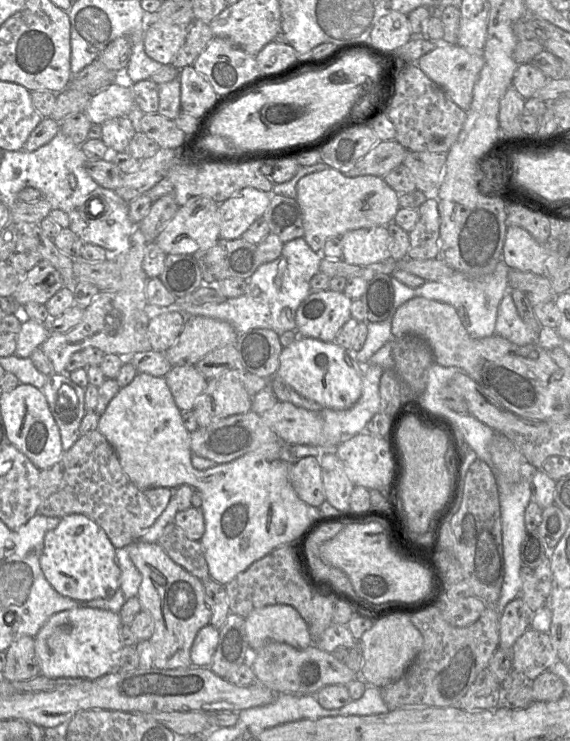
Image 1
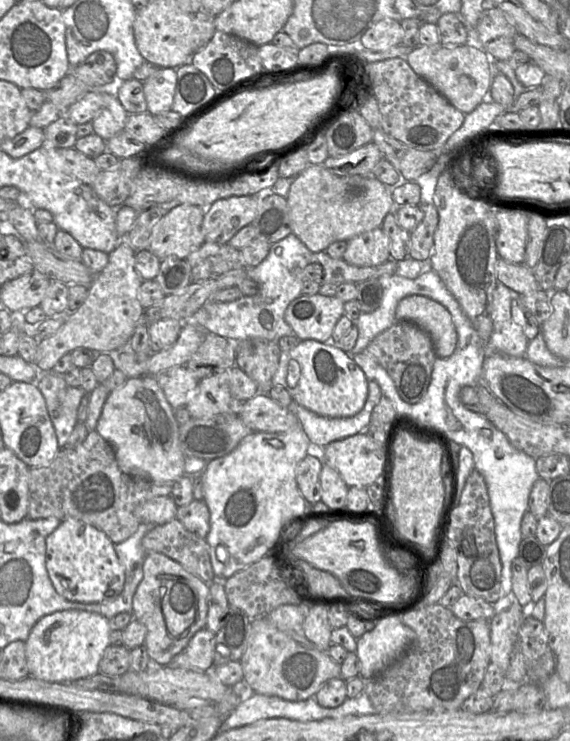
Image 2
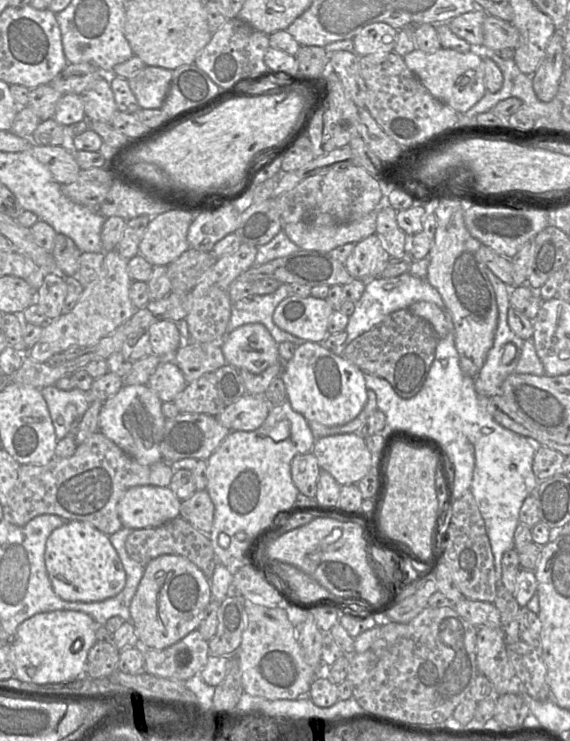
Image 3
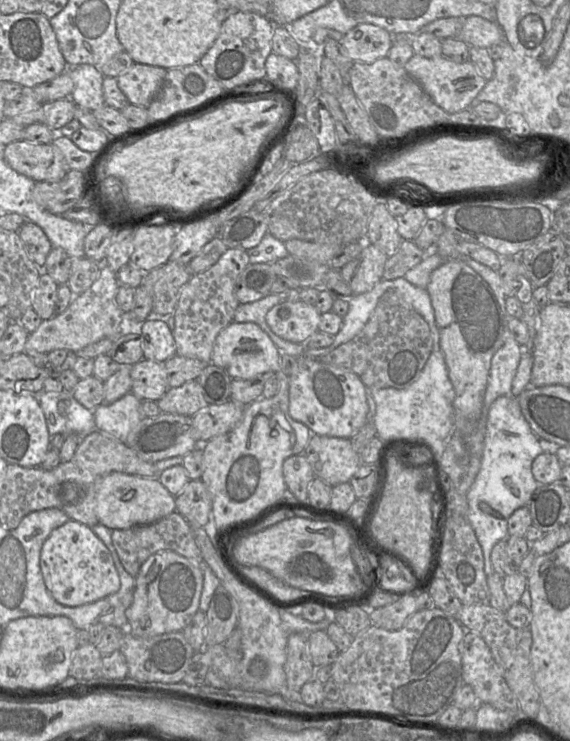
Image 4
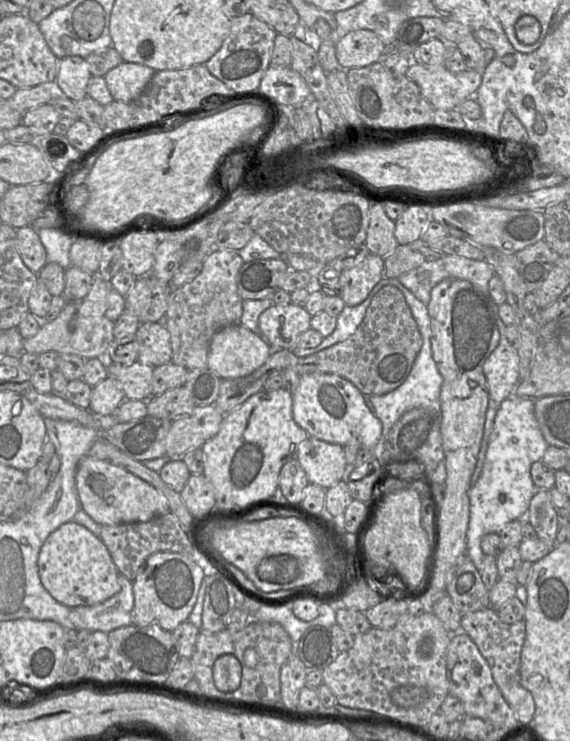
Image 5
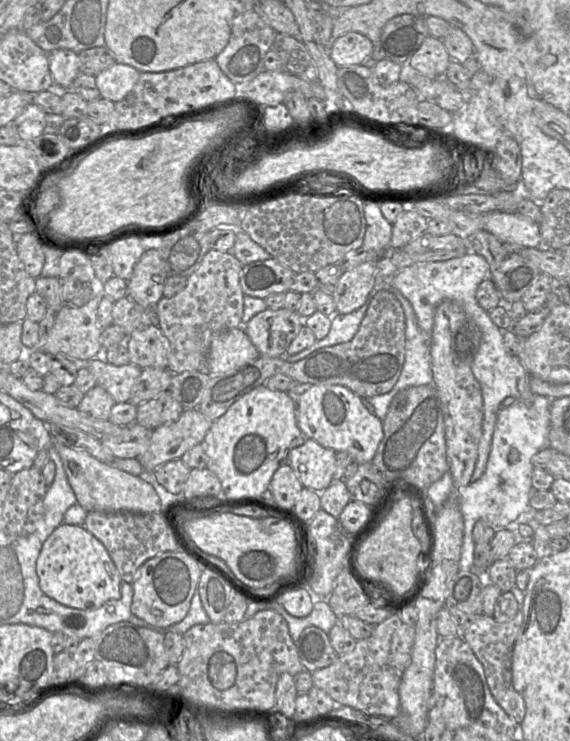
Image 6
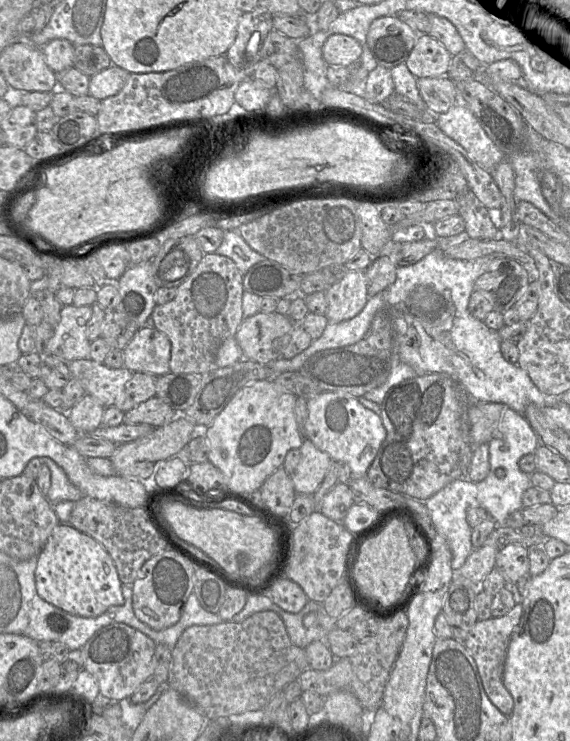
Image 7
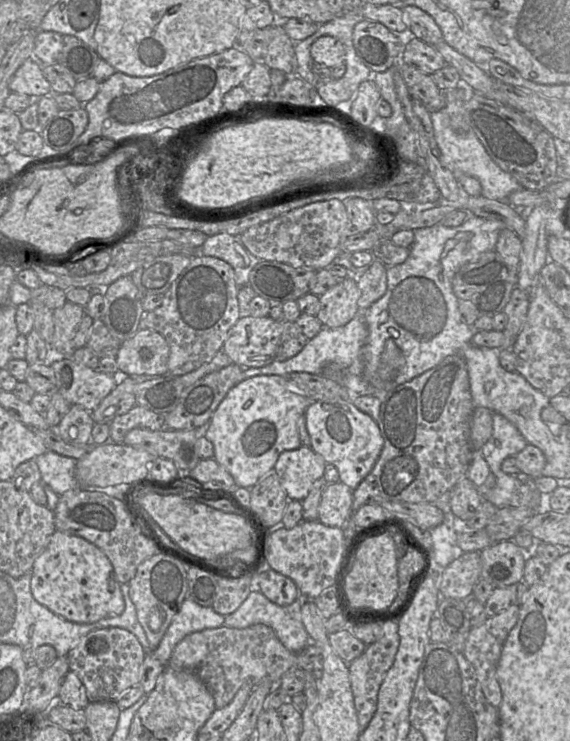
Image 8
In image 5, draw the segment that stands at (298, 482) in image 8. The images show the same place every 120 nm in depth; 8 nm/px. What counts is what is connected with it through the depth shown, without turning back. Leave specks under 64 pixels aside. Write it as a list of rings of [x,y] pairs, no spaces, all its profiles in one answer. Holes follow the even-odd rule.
[[[308,437],[299,445],[297,459],[309,483],[324,489],[344,479],[349,467],[343,446],[314,437]]]

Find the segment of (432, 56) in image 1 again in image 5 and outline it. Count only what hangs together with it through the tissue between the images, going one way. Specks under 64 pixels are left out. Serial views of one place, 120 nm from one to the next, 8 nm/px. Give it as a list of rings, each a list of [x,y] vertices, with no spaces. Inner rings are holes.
[[[412,62],[406,77],[419,88],[434,109],[453,110],[473,97],[482,83],[482,72],[466,69],[452,73],[444,65],[423,65]]]

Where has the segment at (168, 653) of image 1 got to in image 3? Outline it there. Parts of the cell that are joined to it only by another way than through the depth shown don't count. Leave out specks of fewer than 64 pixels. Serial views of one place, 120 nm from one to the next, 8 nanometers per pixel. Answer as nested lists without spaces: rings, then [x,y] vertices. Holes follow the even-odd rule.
[[[179,555],[158,556],[145,566],[129,608],[139,643],[163,650],[179,642],[198,629],[211,600],[210,580],[193,562]]]

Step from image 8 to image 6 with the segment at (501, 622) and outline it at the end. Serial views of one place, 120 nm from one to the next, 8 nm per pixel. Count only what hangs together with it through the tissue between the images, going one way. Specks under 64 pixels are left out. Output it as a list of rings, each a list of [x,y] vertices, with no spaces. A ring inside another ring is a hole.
[[[521,610],[508,622],[497,622],[485,614],[476,618],[467,628],[461,630],[461,637],[469,644],[475,656],[484,668],[489,689],[503,710],[520,725],[526,714],[526,705],[522,695],[512,684],[512,655],[515,641],[523,622]]]

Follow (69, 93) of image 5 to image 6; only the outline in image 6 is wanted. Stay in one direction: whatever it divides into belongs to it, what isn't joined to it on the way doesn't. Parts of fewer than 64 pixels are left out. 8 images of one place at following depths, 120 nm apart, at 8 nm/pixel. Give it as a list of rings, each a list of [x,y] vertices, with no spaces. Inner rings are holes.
[[[56,49],[48,53],[48,59],[57,90],[68,90],[80,73],[78,54],[72,50]]]

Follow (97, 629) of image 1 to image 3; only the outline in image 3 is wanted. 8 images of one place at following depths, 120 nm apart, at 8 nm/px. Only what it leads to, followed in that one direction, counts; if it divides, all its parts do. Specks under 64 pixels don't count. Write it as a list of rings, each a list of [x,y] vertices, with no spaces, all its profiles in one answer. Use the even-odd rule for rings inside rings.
[[[73,610],[39,613],[25,620],[11,639],[13,678],[37,685],[74,681],[85,672],[88,652],[97,642],[96,630],[99,626],[86,613]]]

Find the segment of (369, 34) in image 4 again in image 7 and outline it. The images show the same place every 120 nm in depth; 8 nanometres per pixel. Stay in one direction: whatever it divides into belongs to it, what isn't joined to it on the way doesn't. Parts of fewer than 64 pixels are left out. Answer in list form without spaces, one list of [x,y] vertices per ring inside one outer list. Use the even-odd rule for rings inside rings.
[[[344,34],[330,35],[322,46],[322,57],[329,66],[348,67],[358,62],[361,54],[360,43]]]

